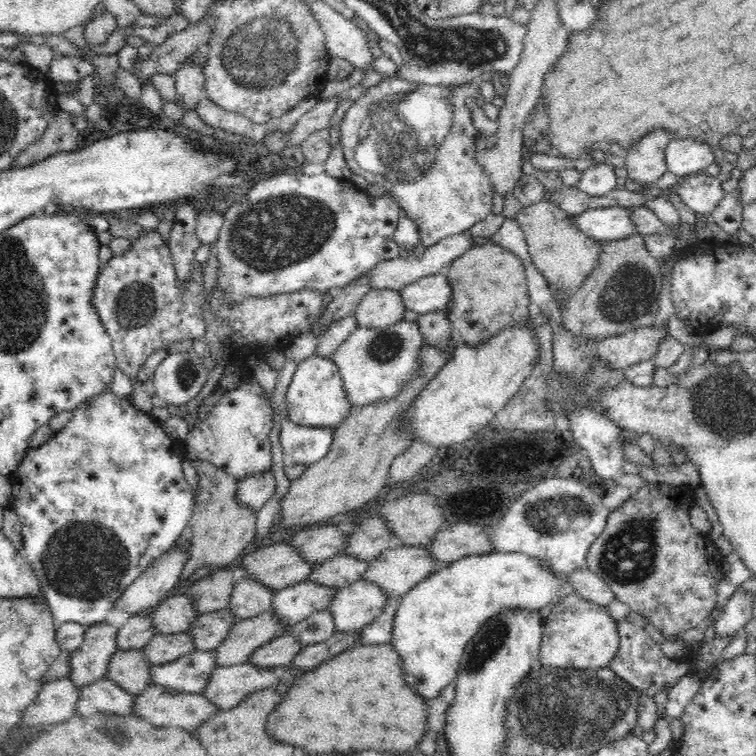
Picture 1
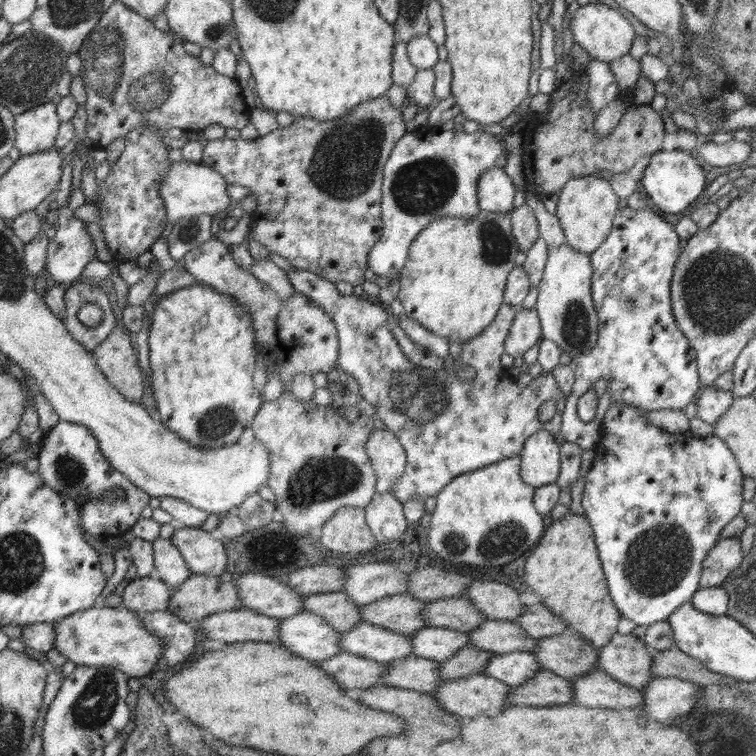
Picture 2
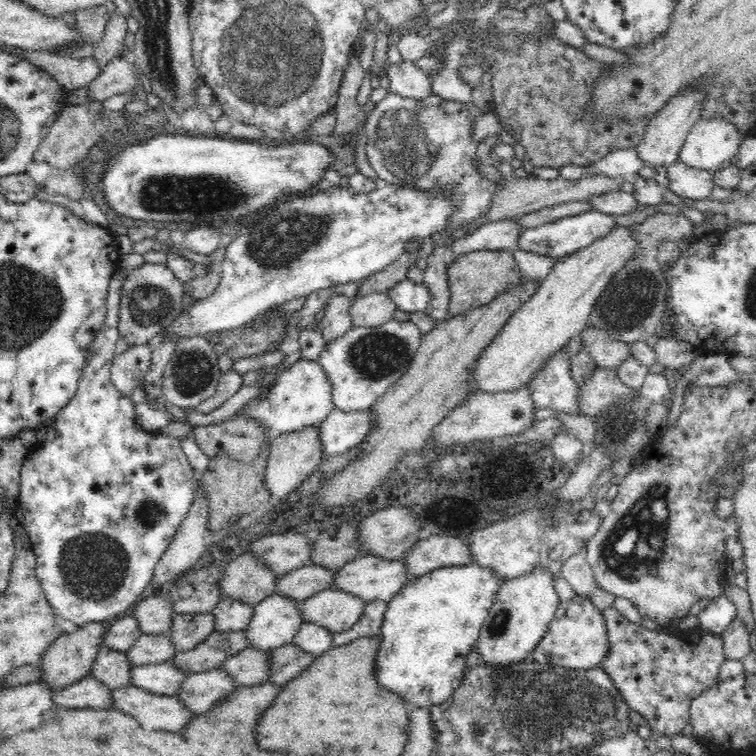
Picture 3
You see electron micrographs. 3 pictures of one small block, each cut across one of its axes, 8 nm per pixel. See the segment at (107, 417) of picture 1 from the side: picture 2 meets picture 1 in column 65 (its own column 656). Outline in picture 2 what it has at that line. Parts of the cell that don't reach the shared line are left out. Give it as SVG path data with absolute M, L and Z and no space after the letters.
M624 401L622 404L618 404L618 402L610 404L610 407L604 412L599 443L602 452L606 455L598 456L598 452L596 452L596 460L594 458L591 469L585 476L586 485L581 497L582 507L584 507L585 518L592 528L609 595L612 597L616 608L622 616L633 620L636 625L648 628L649 625L654 625L656 622L667 620L668 616L676 611L680 605L690 601L693 594L699 589L703 560L706 559L708 552L717 543L722 530L741 512L744 476L738 468L732 451L712 431L706 438L701 439L697 439L692 434L666 432L647 420L640 408L628 406L628 404L624 404Z

